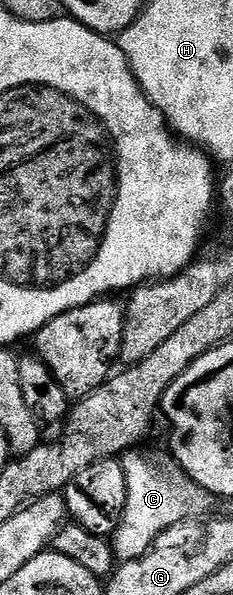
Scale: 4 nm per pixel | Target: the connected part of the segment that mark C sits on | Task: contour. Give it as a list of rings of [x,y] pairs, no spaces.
[[[136,456],[132,461],[124,464],[124,473],[128,479],[128,497],[126,498],[126,510],[122,522],[116,528],[111,537],[112,551],[116,553],[117,561],[123,562],[144,556],[159,540],[170,526],[174,526],[179,520],[187,520],[189,516],[204,514],[208,507],[214,503],[213,497],[203,488],[197,488],[196,483],[180,471],[179,467],[163,468],[160,464],[151,464],[148,460]]]

